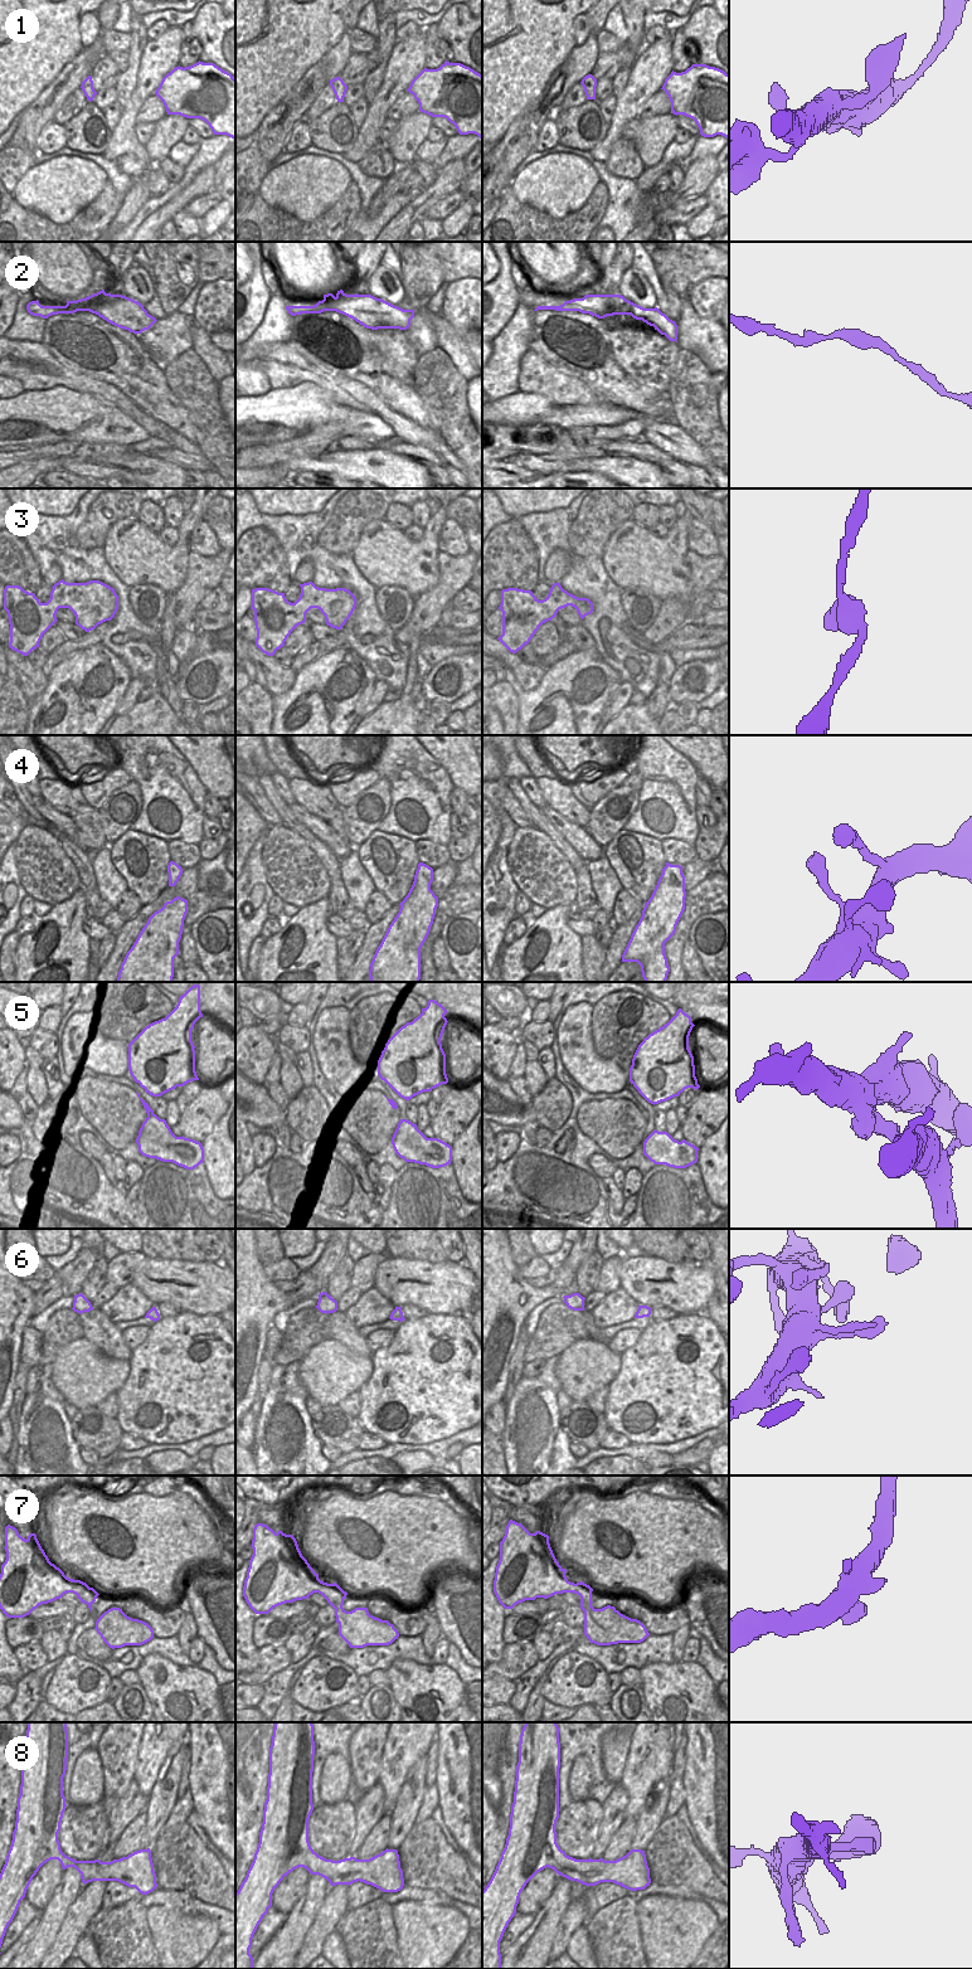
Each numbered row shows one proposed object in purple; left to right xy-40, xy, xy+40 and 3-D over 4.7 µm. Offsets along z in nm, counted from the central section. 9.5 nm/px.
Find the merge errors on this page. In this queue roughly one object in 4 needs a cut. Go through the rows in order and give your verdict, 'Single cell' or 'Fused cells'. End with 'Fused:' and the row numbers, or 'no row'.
1: Single cell
2: Single cell
3: Single cell
4: Single cell
5: Fused cells
6: Single cell
7: Single cell
8: Single cell
Fused: 5.

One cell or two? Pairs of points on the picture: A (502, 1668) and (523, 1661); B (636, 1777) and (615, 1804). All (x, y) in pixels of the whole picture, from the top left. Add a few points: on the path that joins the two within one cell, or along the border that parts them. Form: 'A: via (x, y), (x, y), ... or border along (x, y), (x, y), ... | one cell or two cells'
A: via (508, 1667), (518, 1661) | one cell
B: border along (618, 1784), (626, 1790), (628, 1797), (626, 1818) | two cells

